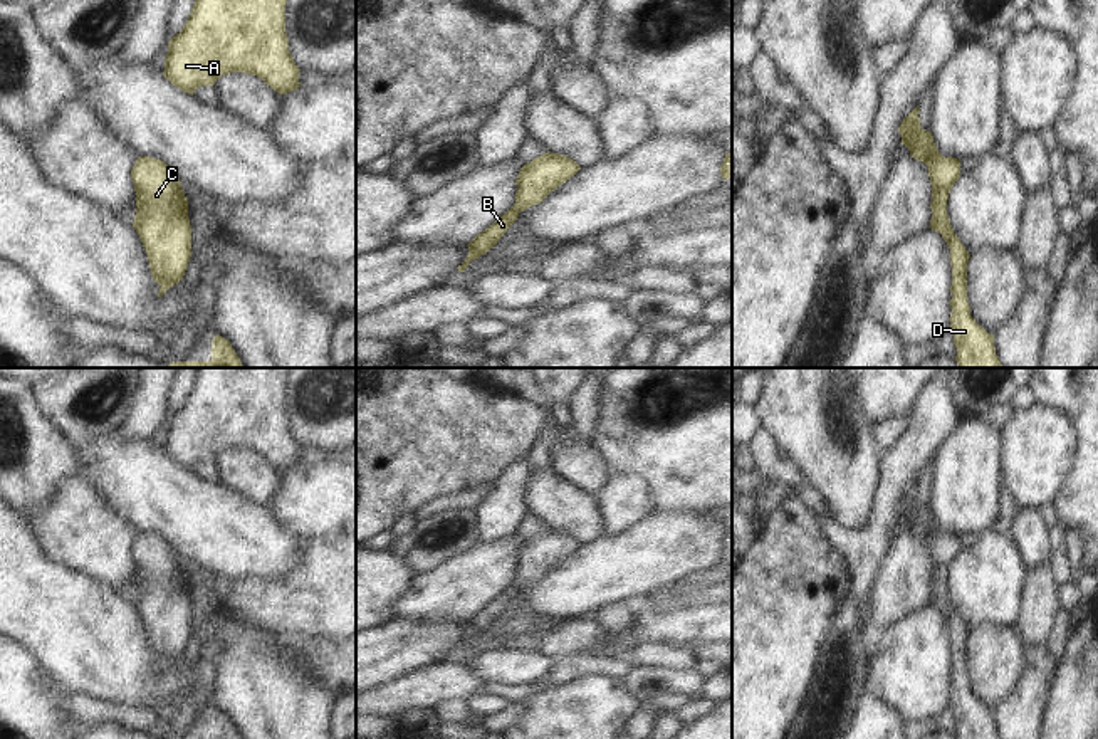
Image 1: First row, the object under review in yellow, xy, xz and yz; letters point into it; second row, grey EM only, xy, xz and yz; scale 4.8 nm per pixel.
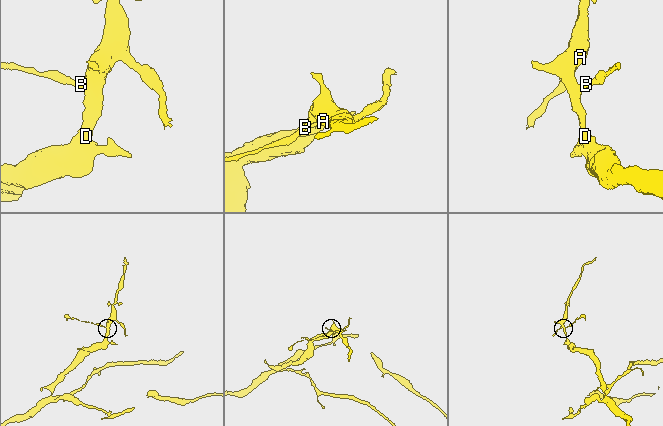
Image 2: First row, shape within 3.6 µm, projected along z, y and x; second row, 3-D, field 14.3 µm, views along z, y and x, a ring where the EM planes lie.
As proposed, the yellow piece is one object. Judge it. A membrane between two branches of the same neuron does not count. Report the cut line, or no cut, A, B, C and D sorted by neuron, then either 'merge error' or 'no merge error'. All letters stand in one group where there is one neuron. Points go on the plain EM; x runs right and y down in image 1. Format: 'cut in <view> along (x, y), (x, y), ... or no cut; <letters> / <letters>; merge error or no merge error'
no cut; A B C D; no merge error

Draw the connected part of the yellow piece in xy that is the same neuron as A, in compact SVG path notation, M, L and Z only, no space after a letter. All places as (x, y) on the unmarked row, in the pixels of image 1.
M196 368L191 390L168 420L163 452L183 469L193 472L198 464L213 462L222 452L243 448L260 453L279 470L297 467L301 445L292 437L285 410L285 380L290 368Z

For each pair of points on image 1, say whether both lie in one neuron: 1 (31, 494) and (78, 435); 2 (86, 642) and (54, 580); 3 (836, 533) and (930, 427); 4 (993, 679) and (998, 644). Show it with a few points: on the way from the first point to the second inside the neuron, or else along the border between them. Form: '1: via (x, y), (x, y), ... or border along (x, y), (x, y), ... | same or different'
1: border along (44, 415), (76, 450) | different
2: via (74, 627), (54, 607), (54, 595) | same
3: via (872, 531), (887, 514), (887, 499), (904, 462) | same
4: via (993, 670), (996, 652) | same

